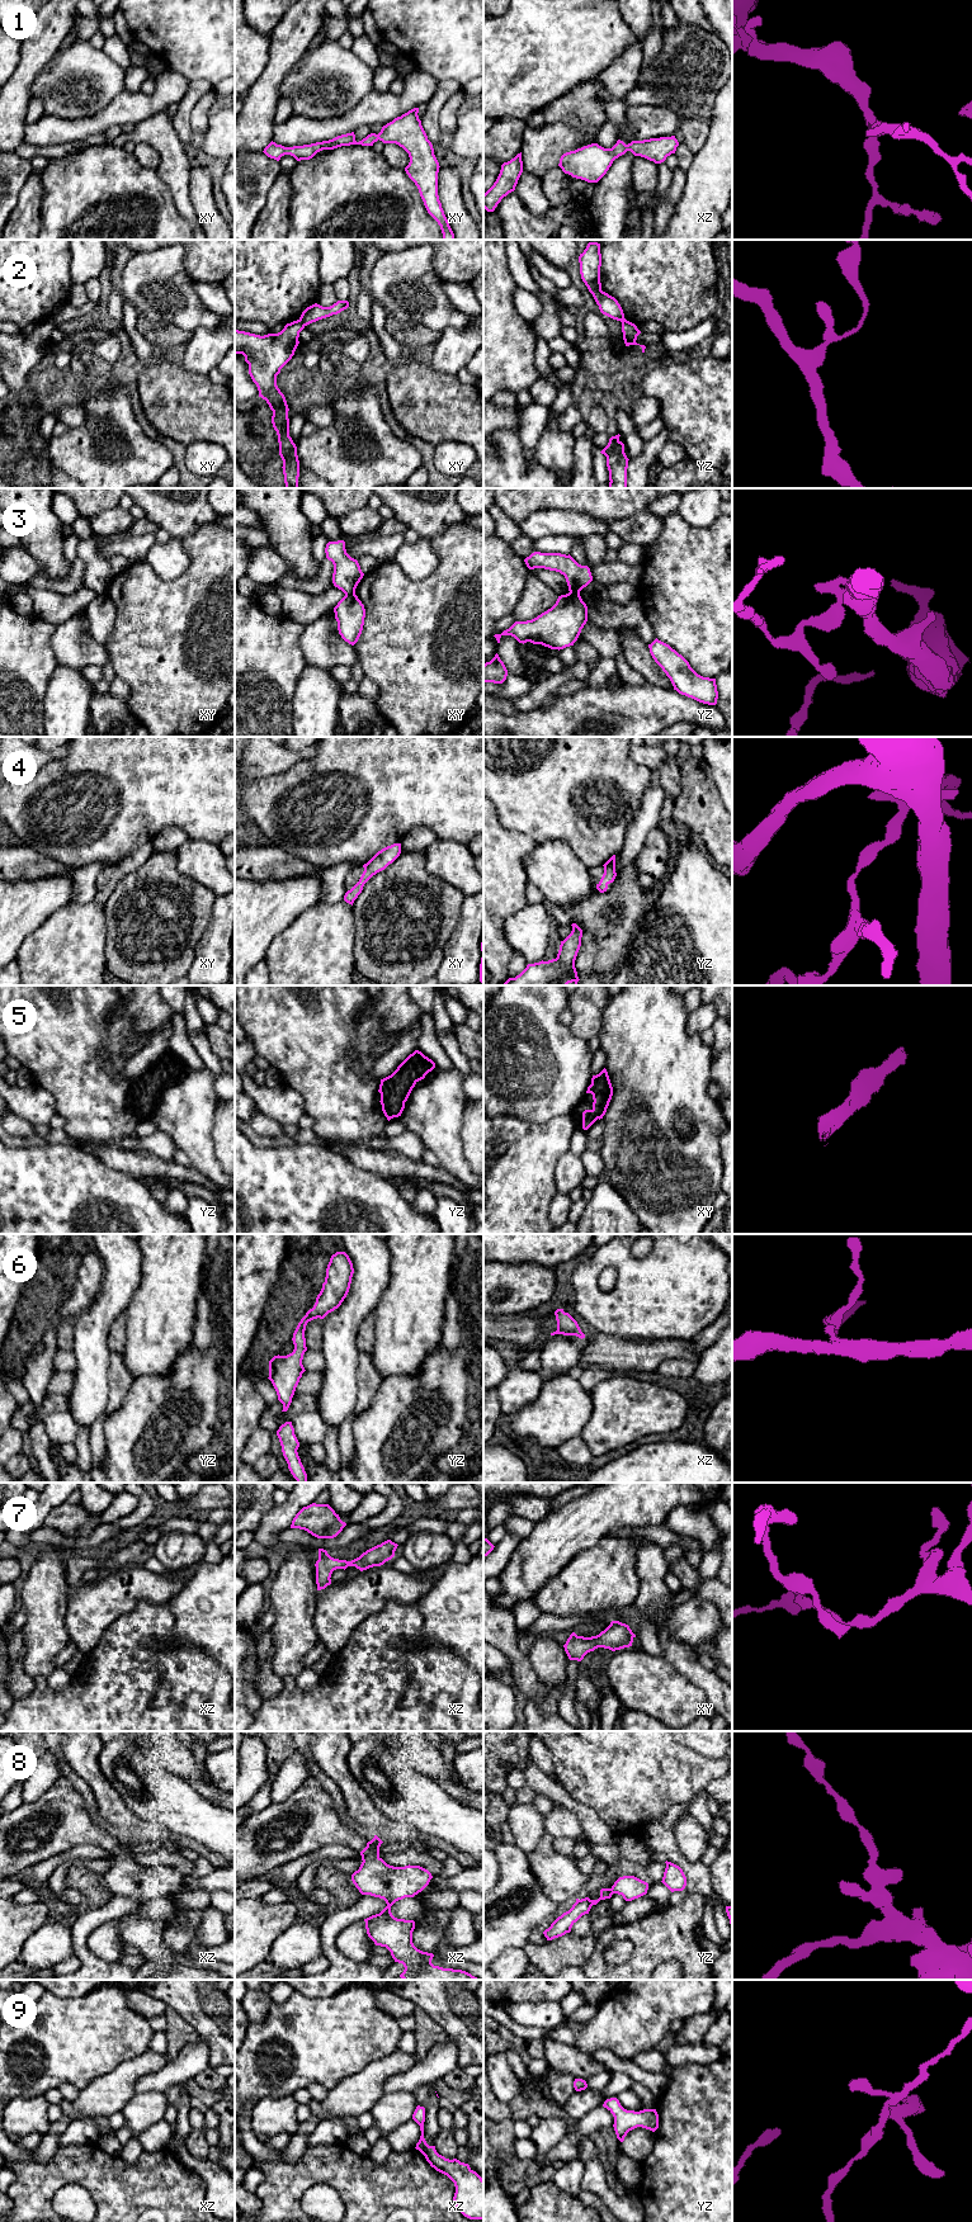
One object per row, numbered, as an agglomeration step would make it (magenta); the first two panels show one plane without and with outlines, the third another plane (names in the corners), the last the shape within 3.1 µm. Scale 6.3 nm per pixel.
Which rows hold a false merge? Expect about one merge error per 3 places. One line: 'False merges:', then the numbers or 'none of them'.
False merges: 2, 3

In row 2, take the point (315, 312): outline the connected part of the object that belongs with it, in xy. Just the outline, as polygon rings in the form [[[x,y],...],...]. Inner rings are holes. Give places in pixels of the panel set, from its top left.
[[[338,301],[336,303],[334,303],[330,307],[322,307],[322,306],[315,303],[315,304],[307,307],[302,312],[299,320],[302,321],[302,323],[305,326],[307,326],[307,325],[310,325],[312,322],[316,322],[319,320],[330,317],[332,315],[338,315],[341,311],[346,309],[348,307],[349,307],[349,302],[348,301]]]

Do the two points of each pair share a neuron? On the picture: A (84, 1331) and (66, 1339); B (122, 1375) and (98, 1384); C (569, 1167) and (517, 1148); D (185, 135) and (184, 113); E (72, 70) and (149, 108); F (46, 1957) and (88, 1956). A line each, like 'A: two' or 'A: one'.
A: two
B: two
C: two
D: one
E: two
F: two

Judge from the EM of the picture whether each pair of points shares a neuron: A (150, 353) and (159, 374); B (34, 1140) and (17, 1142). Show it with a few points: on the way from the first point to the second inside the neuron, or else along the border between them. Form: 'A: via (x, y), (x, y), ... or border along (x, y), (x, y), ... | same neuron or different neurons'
A: border along (156, 354), (144, 365) | different neurons
B: via (31, 1142), (20, 1142) | same neuron

